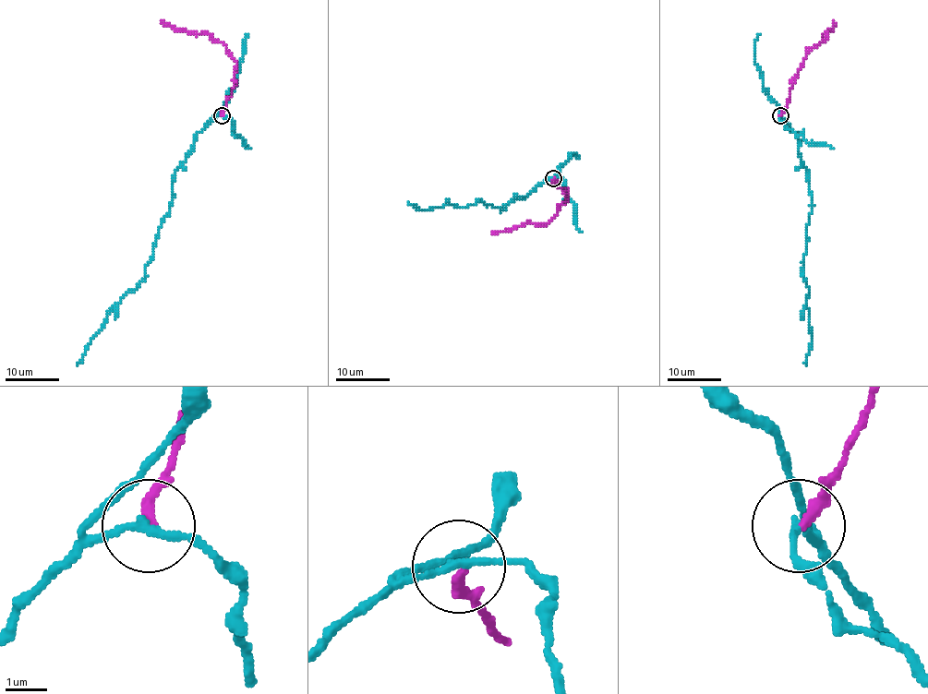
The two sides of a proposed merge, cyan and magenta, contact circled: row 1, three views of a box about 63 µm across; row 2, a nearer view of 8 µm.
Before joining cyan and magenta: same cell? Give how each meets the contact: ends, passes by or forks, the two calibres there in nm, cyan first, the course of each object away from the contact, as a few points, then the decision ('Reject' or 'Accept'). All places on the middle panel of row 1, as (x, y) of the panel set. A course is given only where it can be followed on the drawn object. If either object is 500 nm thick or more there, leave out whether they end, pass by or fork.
At the ring cyan passes by. At the ring magenta ends. Thickness 180 nm (cyan) against 260 nm. Course of cyan: (552, 178), (524, 198), (513, 198), (500, 210), (482, 201), (426, 210), (408, 204). Course of magenta: (552, 179), (566, 191), (567, 199), (548, 222), (524, 222), (511, 231), (493, 233). Reject

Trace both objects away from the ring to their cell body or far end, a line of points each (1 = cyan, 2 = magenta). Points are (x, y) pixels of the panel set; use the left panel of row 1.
1: (222, 114), (197, 134), (191, 152), (176, 169), (170, 209), (158, 230), (145, 278), (107, 314), (78, 364)
2: (222, 114), (235, 86), (235, 59), (207, 33), (193, 33), (162, 21)

